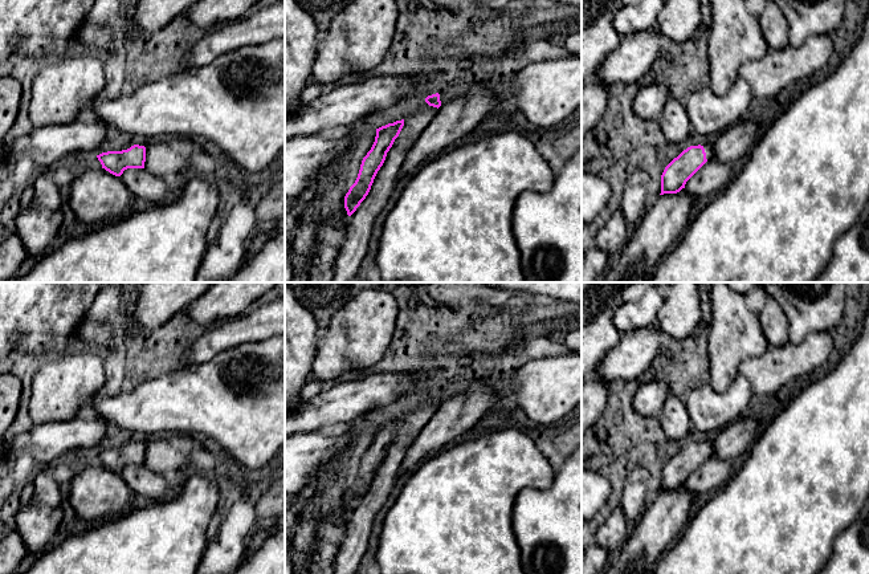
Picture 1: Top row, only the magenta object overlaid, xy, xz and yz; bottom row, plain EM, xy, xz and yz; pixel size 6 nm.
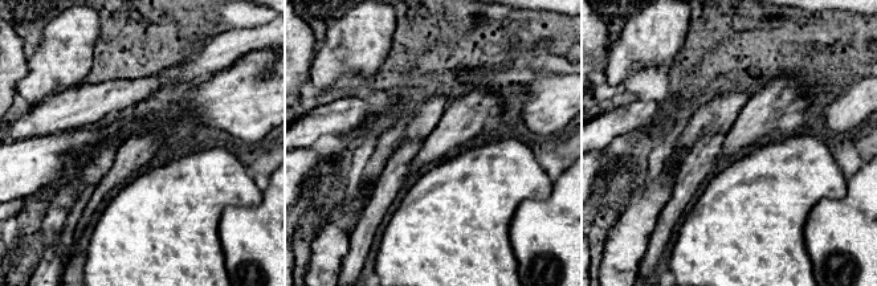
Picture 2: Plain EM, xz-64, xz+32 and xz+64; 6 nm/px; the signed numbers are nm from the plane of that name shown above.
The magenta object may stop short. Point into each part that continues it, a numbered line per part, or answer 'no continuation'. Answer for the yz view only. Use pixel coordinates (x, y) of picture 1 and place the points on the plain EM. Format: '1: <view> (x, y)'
1: yz (709, 444)

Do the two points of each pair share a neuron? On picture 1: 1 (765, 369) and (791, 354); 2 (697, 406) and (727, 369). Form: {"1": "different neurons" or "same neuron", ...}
{"1": "same neuron", "2": "different neurons"}

